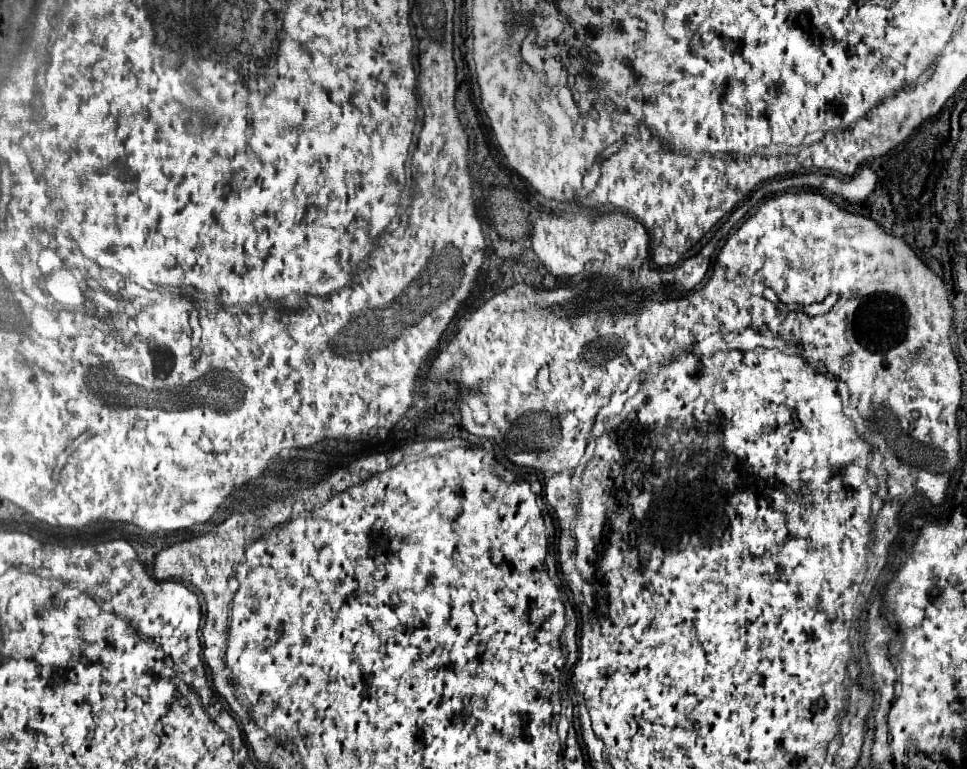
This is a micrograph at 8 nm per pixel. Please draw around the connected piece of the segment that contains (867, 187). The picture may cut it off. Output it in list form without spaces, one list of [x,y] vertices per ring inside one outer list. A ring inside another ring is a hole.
[[[863,166],[857,172],[857,176],[853,176],[847,182],[843,182],[843,180],[829,182],[825,192],[827,194],[839,194],[849,202],[863,202],[875,190],[875,184],[877,184],[877,174],[869,166]]]

